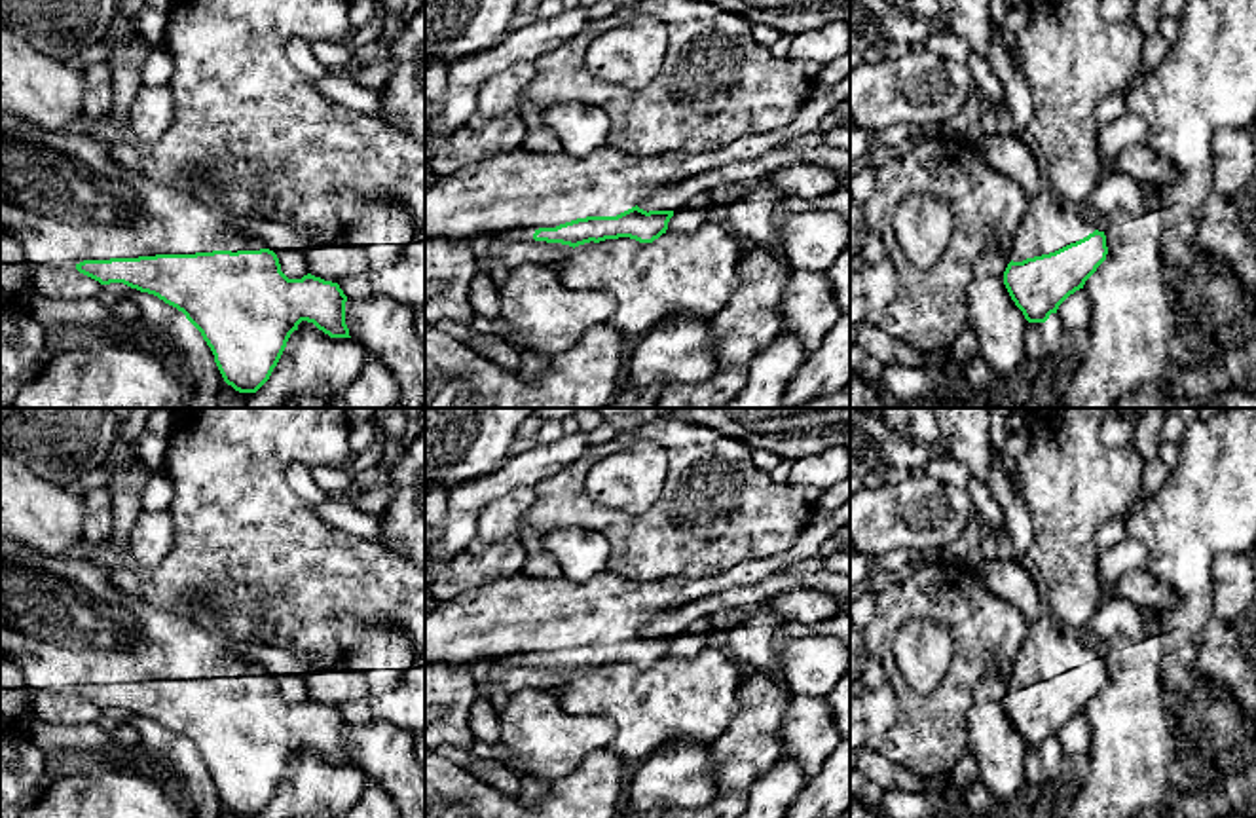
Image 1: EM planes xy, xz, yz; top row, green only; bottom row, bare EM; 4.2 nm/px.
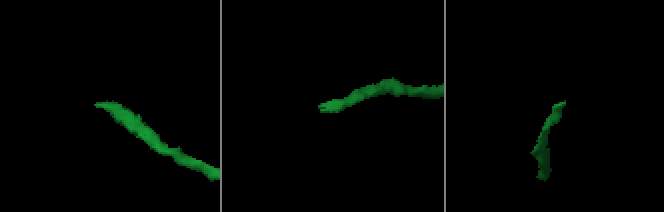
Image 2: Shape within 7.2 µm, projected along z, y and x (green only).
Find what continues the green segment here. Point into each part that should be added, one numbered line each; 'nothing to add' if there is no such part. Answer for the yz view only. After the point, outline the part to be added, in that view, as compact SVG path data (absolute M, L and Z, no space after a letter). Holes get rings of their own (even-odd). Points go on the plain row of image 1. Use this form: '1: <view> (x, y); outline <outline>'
1: yz (1050, 650); outline M1047 611L1030 624L1023 641L1009 681L1013 687L1055 678L1076 668L1097 653L1085 643L1078 630L1057 623Z

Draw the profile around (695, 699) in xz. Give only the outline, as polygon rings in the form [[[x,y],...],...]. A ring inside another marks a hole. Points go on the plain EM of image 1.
[[[704,647],[696,657],[666,657],[653,668],[590,666],[556,693],[567,714],[607,717],[615,725],[607,752],[622,763],[645,761],[672,736],[713,744],[738,712],[744,674],[727,649]]]

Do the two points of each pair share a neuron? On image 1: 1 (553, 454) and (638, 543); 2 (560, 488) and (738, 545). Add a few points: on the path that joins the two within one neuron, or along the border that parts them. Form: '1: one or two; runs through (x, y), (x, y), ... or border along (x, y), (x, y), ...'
1: two; border along (591, 446), (534, 484)
2: one; runs through (604, 520), (609, 520), (627, 534), (695, 532)

